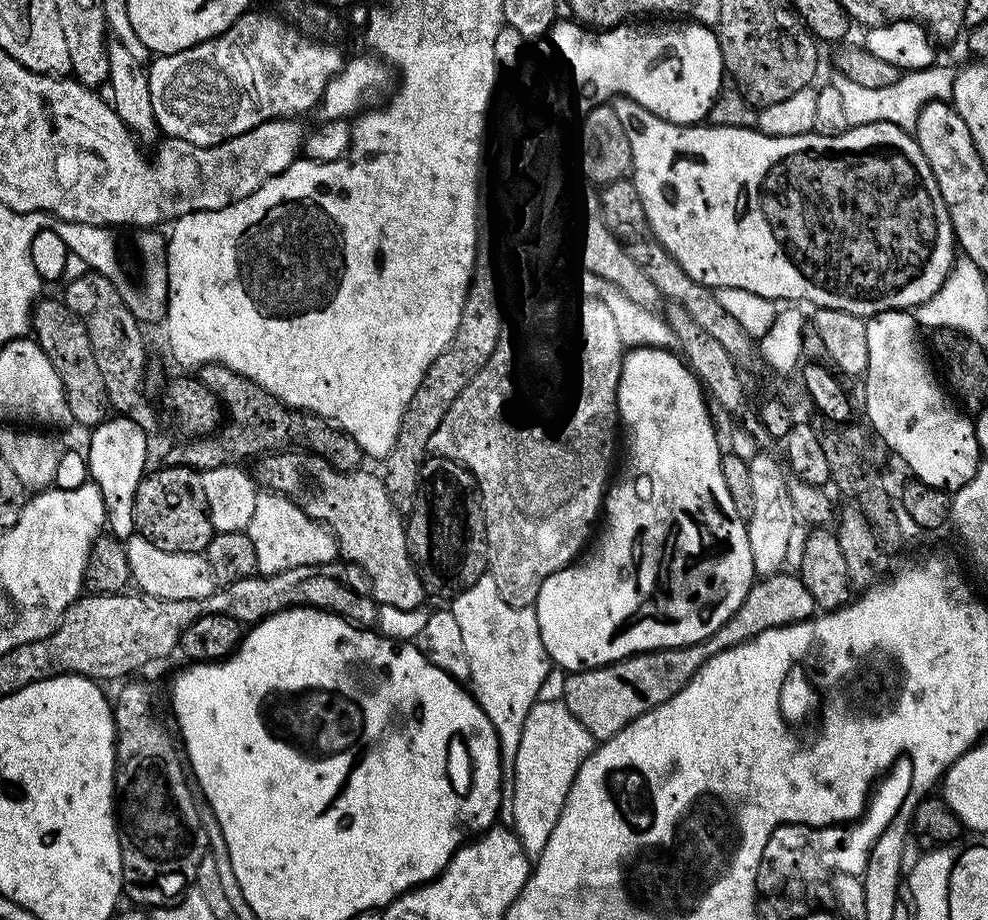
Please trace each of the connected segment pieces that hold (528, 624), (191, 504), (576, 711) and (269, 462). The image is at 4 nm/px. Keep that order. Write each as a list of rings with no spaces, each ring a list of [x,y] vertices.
[[[485,574],[451,601],[454,618],[462,630],[466,659],[470,661],[470,691],[490,718],[500,747],[500,807],[511,809],[514,798],[514,762],[522,742],[526,714],[541,699],[550,668],[546,647],[539,634],[535,607],[512,608],[502,600],[491,574]]]
[[[162,466],[160,470],[154,472],[149,471],[143,480],[140,481],[139,488],[135,492],[135,526],[137,535],[146,538],[152,546],[158,548],[158,550],[164,550],[167,553],[203,553],[208,547],[208,543],[211,542],[214,535],[214,529],[210,522],[210,514],[208,513],[208,507],[206,506],[206,490],[202,490],[202,478],[200,472],[197,469],[188,467],[170,467]]]
[[[780,570],[775,575],[765,575],[753,583],[742,606],[738,606],[738,610],[734,610],[732,617],[722,626],[718,626],[718,630],[714,630],[714,634],[710,634],[702,642],[687,644],[681,648],[663,648],[657,652],[640,652],[636,656],[627,656],[624,660],[613,664],[603,664],[600,668],[586,668],[583,672],[565,675],[562,702],[570,710],[570,714],[574,714],[574,718],[578,718],[578,722],[582,722],[582,726],[586,726],[593,741],[609,740],[642,714],[662,706],[662,702],[670,702],[670,698],[674,698],[674,694],[681,692],[686,686],[686,682],[690,682],[690,678],[694,678],[694,674],[698,674],[700,667],[722,650],[738,646],[740,642],[751,639],[752,636],[762,634],[771,628],[781,628],[787,624],[796,624],[800,620],[810,620],[817,608],[814,598],[811,597],[799,575],[788,570]]]
[[[303,450],[270,452],[261,455],[255,464],[257,485],[273,494],[285,496],[311,520],[324,525],[336,537],[339,555],[345,556],[343,559],[349,565],[360,564],[372,583],[370,595],[377,605],[414,610],[425,603],[426,593],[420,575],[408,556],[405,521],[393,506],[379,475],[365,470],[340,472],[326,458]]]

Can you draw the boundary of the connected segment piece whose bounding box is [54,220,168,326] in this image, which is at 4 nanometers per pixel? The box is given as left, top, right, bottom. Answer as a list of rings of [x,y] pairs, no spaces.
[[[65,220],[55,223],[56,233],[62,242],[66,243],[69,253],[81,260],[89,271],[98,272],[103,277],[109,278],[118,290],[118,294],[125,302],[127,309],[134,314],[137,323],[160,325],[167,319],[168,313],[168,264],[167,264],[167,239],[155,229],[145,229],[137,236],[138,250],[144,264],[144,283],[134,284],[126,274],[118,254],[118,244],[111,229],[103,225],[90,223],[70,223]]]

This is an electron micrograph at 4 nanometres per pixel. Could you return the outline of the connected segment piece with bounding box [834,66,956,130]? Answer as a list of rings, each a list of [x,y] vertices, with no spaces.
[[[933,66],[905,71],[890,86],[862,86],[859,82],[850,82],[850,78],[842,75],[835,77],[834,85],[842,94],[843,111],[846,113],[849,126],[886,122],[905,130],[912,130],[918,122],[918,114],[931,100],[947,101],[951,97],[955,81],[956,72],[953,69]]]

